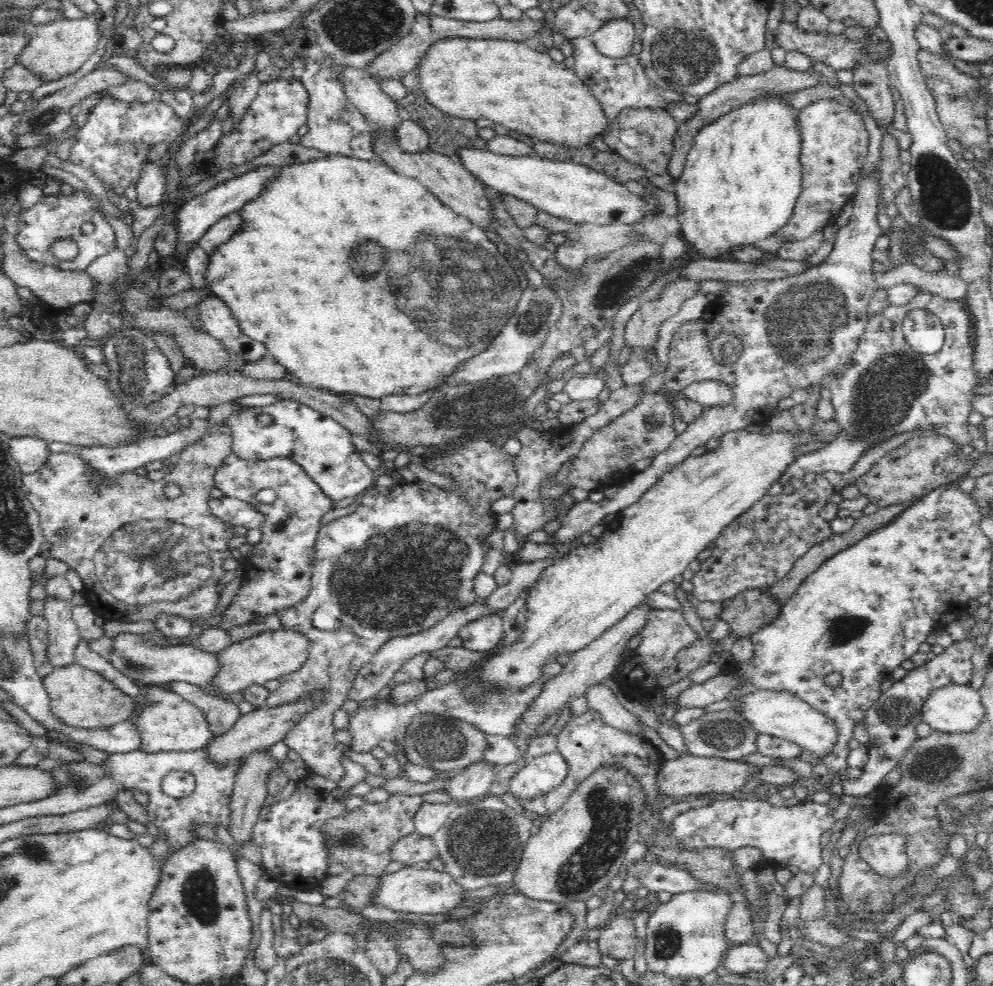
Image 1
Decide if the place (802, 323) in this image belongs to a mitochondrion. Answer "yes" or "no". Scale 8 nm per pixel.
yes

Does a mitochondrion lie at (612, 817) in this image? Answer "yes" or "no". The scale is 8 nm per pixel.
yes

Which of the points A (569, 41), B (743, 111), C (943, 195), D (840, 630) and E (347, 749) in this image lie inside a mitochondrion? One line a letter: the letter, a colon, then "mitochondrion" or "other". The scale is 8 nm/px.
A: other
B: other
C: mitochondrion
D: mitochondrion
E: other

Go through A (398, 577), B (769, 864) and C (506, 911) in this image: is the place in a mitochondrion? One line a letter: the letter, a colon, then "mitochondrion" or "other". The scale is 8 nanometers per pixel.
A: mitochondrion
B: other
C: other

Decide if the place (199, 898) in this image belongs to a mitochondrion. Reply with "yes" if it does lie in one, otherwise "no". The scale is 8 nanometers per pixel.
yes

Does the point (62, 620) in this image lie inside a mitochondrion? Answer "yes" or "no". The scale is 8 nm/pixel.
no

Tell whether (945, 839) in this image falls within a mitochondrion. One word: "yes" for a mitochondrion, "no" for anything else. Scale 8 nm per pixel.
no

